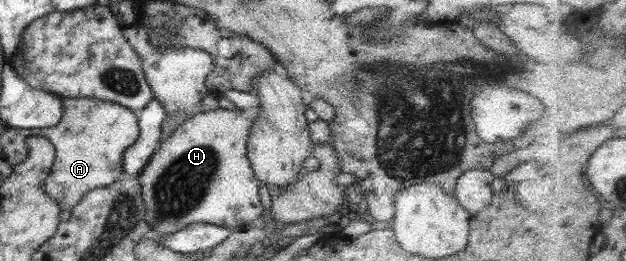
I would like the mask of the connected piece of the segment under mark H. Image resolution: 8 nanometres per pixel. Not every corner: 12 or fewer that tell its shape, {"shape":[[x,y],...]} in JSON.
{"shape":[[197,112],[138,175],[159,236],[260,217],[253,117]]}

